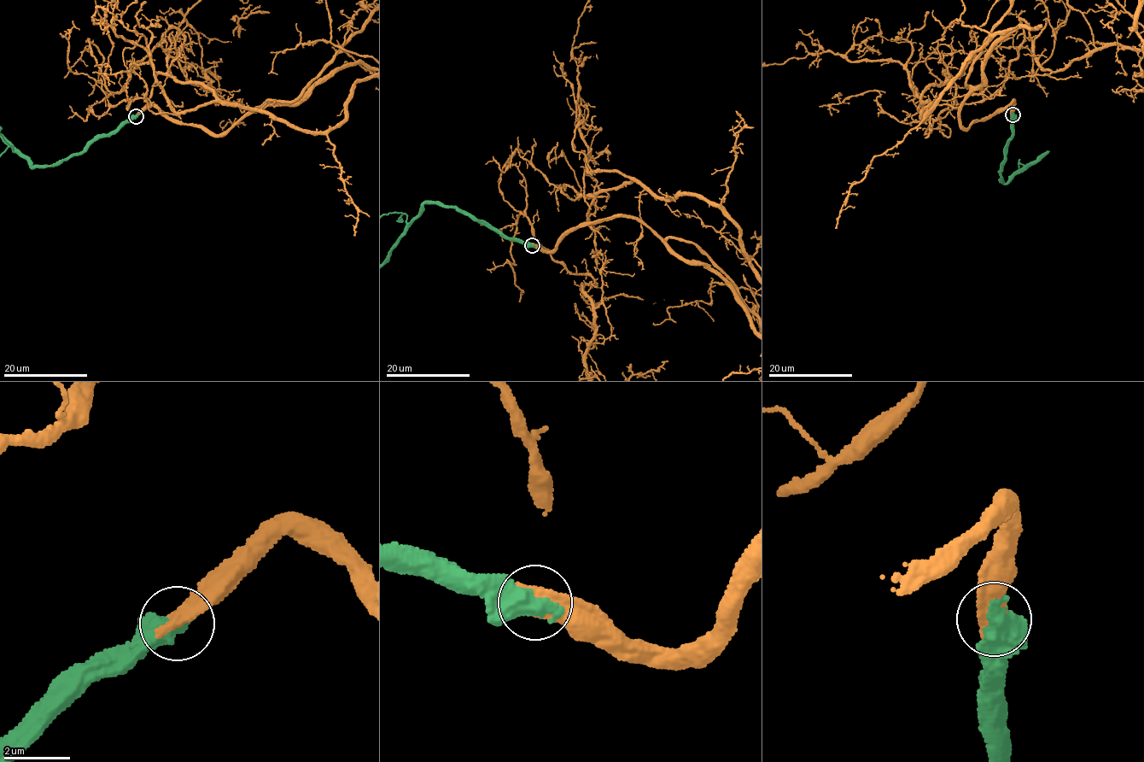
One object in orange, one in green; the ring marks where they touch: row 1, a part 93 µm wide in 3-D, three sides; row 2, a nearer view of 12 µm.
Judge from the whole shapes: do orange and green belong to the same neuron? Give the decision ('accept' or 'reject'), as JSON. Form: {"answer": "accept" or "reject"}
{"answer": "accept"}

